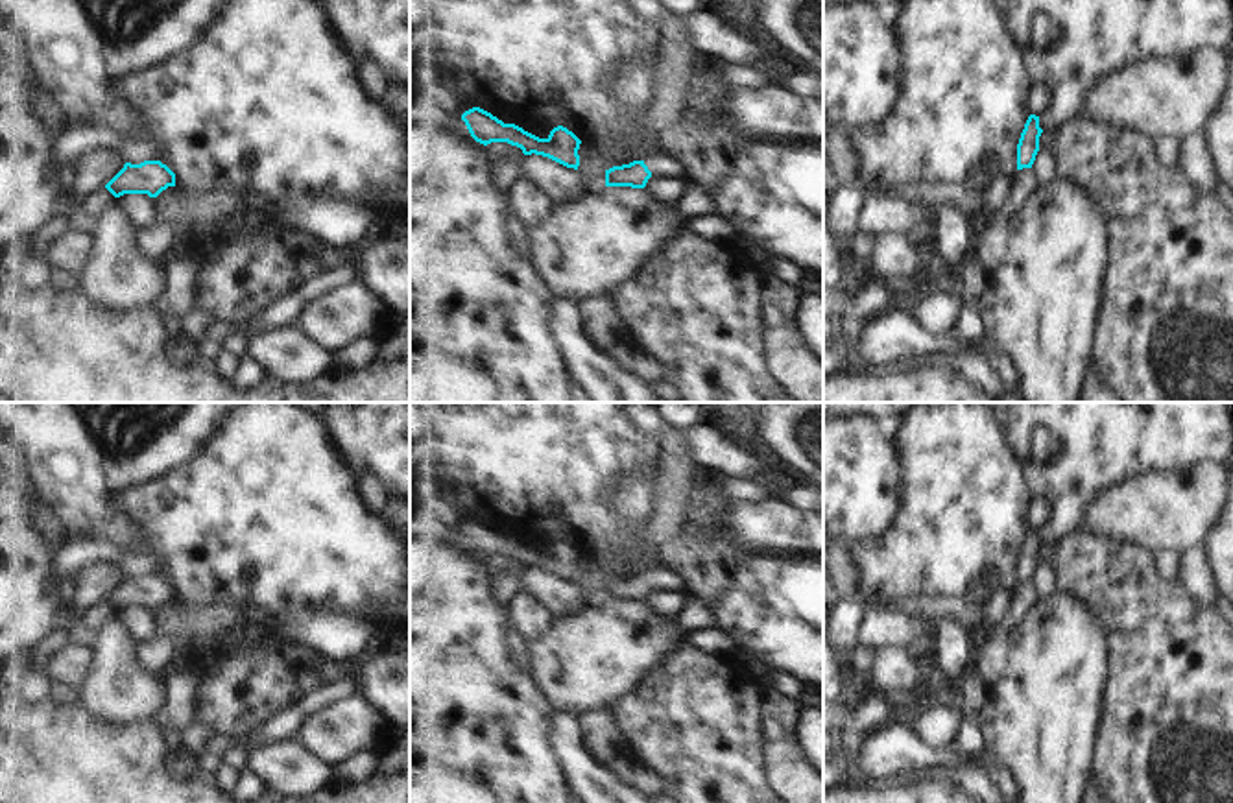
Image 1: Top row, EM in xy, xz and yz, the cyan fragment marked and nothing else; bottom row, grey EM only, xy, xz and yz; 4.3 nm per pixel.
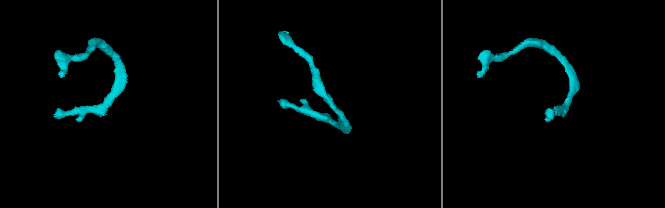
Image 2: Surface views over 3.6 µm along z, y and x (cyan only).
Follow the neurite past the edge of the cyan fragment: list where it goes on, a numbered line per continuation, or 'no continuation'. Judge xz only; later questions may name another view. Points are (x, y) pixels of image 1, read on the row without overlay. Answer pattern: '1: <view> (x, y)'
1: xz (661, 578)

